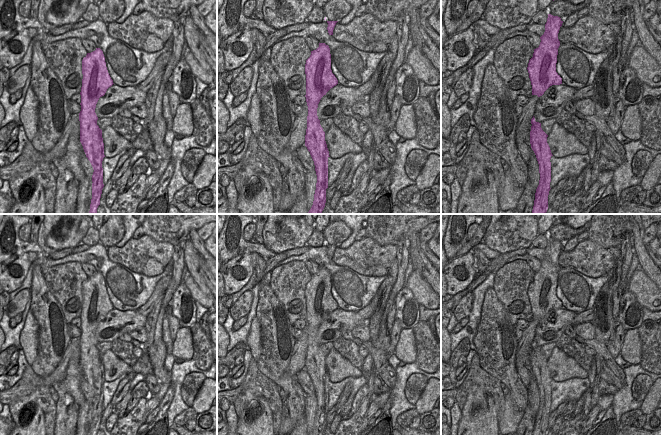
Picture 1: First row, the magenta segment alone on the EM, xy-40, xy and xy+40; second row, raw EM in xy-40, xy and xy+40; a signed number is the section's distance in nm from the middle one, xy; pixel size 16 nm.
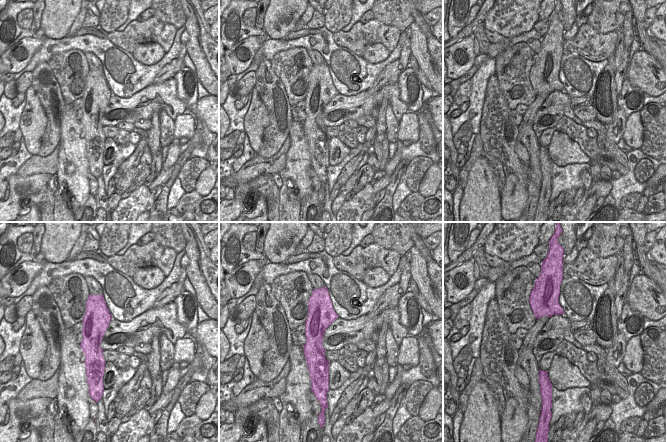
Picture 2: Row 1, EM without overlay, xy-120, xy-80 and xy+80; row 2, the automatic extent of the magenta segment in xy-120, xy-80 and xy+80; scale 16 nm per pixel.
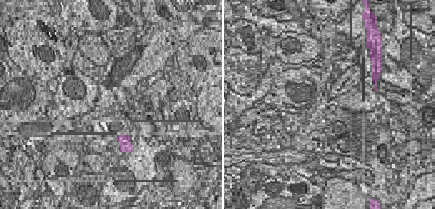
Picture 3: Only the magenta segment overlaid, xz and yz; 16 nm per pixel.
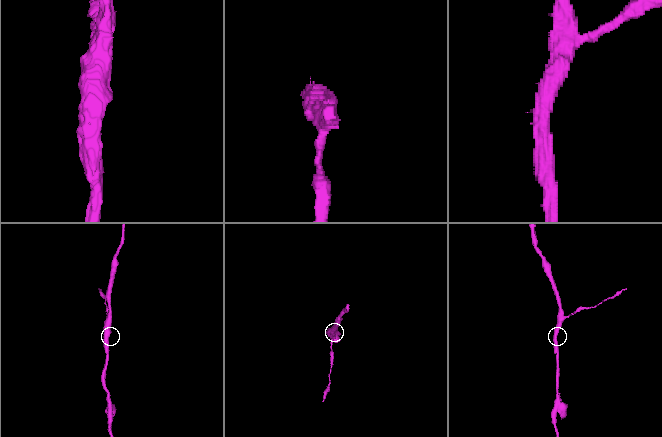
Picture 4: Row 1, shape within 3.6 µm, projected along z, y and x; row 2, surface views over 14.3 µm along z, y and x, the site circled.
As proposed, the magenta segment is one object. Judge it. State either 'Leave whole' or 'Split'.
Leave whole.

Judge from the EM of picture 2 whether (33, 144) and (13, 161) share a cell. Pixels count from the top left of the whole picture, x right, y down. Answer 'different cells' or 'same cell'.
different cells

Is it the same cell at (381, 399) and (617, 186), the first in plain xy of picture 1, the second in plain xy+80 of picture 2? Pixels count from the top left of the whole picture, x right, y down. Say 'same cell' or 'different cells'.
different cells

